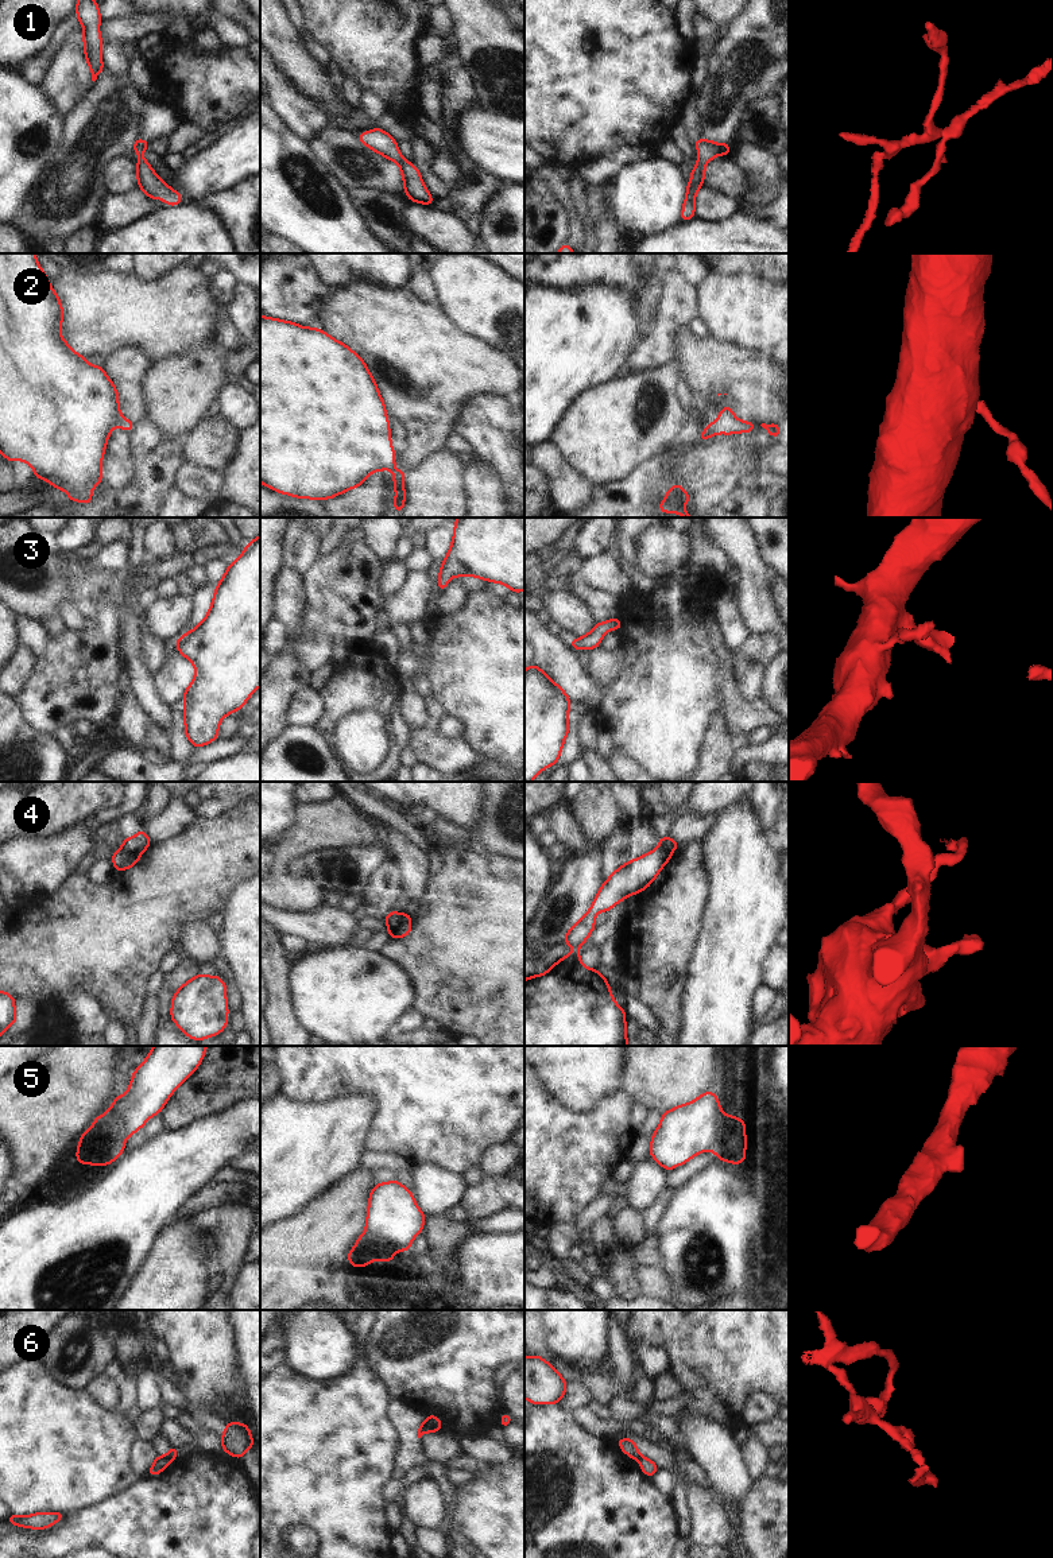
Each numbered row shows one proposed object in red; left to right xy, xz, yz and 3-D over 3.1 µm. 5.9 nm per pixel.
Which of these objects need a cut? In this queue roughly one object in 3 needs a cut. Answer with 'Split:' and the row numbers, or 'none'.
Split: 1, 4, 6

